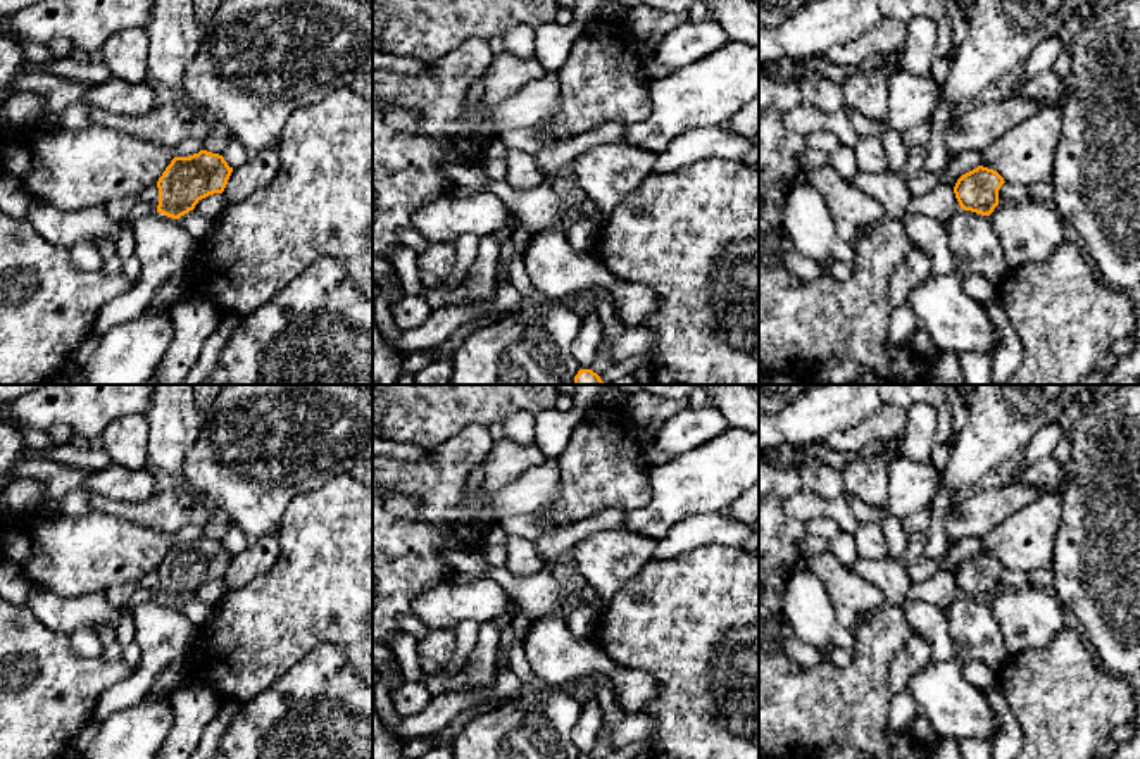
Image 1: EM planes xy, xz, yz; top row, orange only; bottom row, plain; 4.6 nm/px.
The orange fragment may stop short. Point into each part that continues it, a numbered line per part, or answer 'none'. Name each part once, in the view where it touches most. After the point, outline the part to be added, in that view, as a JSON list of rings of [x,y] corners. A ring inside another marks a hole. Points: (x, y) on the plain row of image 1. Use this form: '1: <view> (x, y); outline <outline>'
none

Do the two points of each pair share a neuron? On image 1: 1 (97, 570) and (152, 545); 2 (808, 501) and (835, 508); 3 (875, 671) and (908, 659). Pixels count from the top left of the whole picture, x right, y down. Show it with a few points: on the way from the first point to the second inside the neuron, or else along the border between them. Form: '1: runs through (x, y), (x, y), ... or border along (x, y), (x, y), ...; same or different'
1: runs through (111, 556), (116, 551), (138, 551); same
2: runs through (814, 506), (828, 508); same
3: border along (913, 632), (892, 661), (889, 673), (890, 692); different

